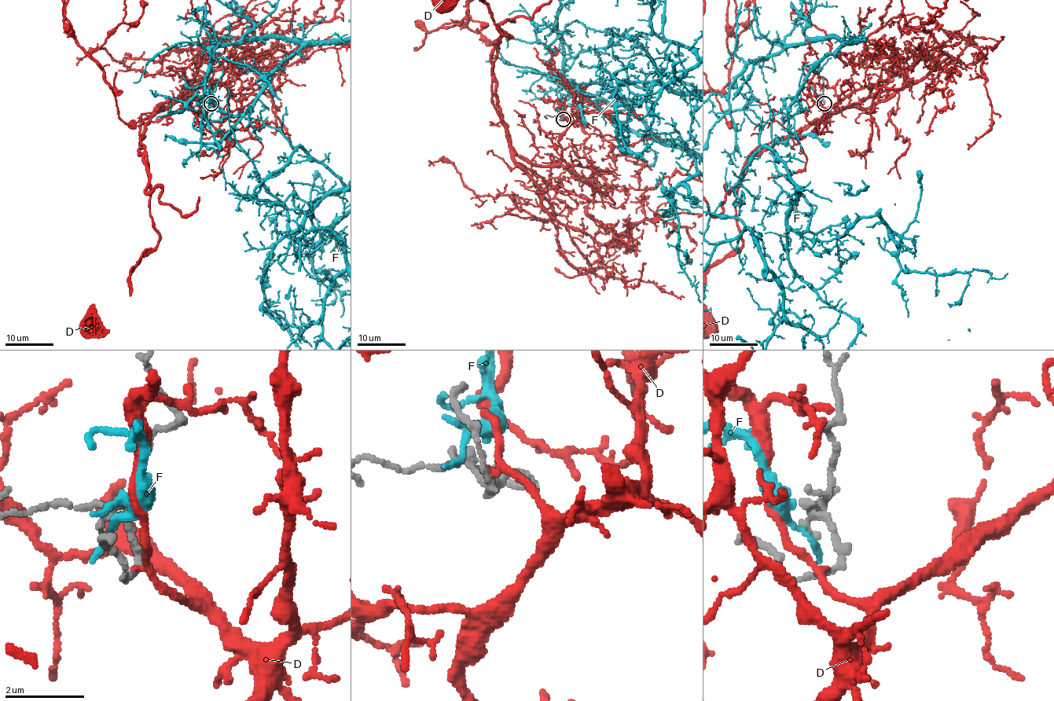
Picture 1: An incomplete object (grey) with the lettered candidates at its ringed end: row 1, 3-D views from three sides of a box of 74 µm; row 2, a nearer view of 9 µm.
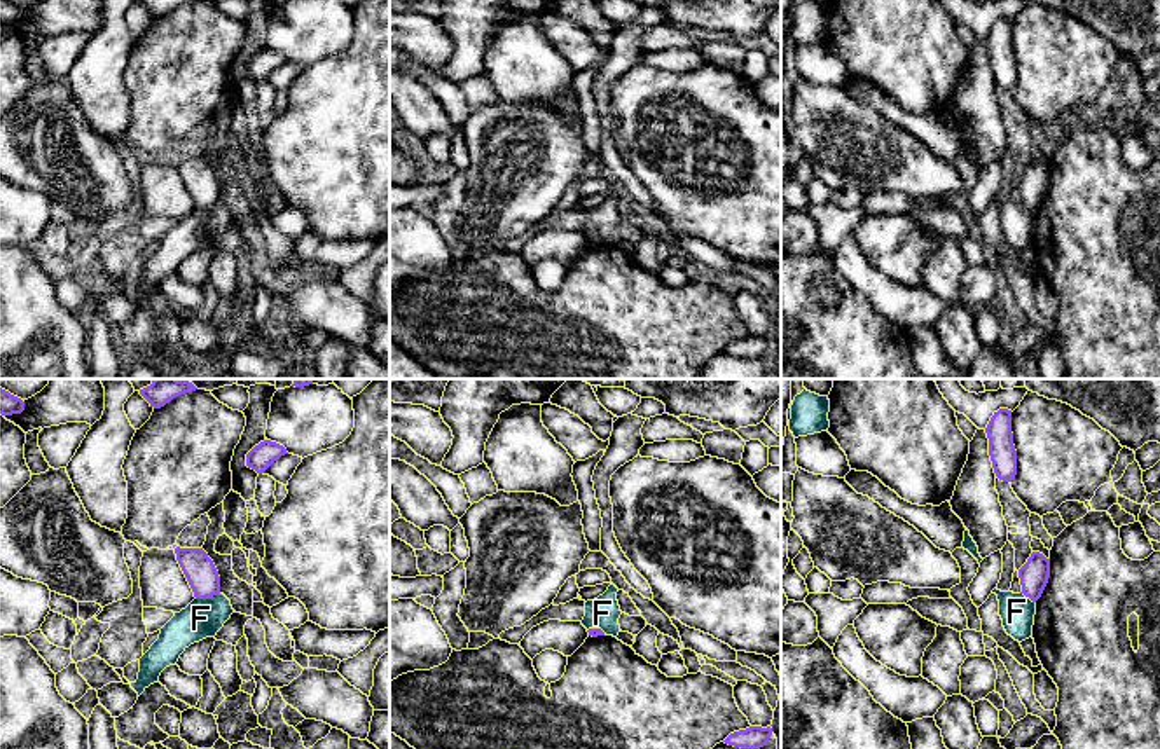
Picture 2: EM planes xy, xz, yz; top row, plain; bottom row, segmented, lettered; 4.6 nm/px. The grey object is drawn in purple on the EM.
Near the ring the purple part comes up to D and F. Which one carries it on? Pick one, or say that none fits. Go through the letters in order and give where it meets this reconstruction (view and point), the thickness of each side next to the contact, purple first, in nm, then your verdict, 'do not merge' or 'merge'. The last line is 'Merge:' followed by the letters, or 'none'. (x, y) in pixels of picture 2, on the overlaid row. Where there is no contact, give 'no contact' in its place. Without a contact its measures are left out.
D: no contact; do not merge
F: meets purple in xy at (207, 597); 140 nm thick on the purple side, 180 nm on the other; do not merge
Merge: none

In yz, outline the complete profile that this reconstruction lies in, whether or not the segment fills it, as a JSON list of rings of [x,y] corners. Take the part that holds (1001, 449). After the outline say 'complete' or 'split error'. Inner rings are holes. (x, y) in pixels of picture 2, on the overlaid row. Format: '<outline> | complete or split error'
[[[999,409],[985,428],[989,438],[989,456],[994,473],[1003,482],[1012,482],[1017,475],[1017,450],[1012,433],[1012,410]]] | complete

